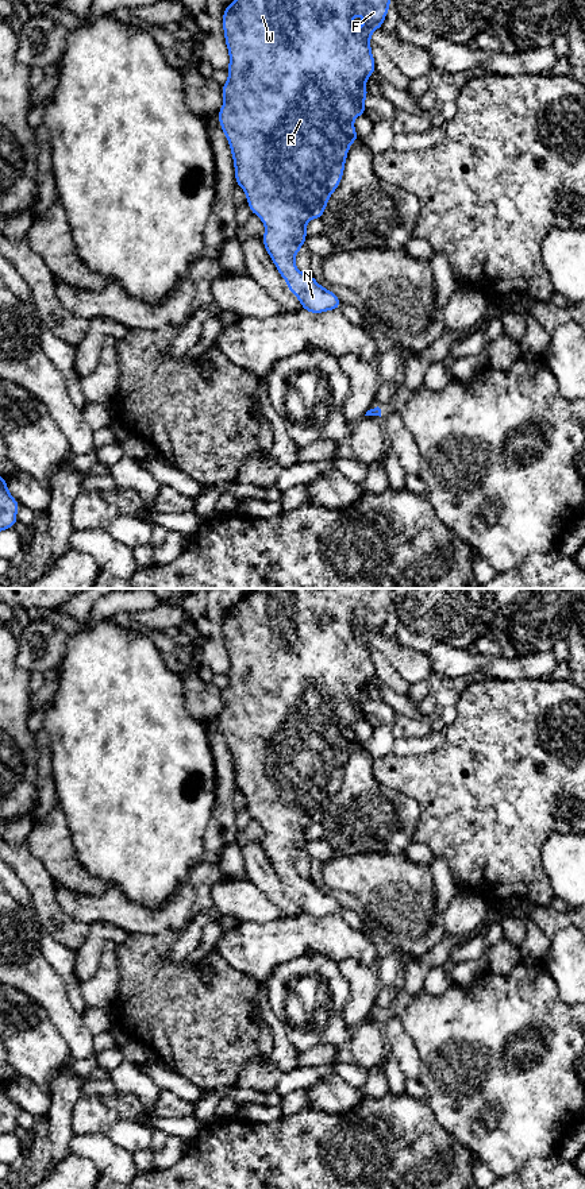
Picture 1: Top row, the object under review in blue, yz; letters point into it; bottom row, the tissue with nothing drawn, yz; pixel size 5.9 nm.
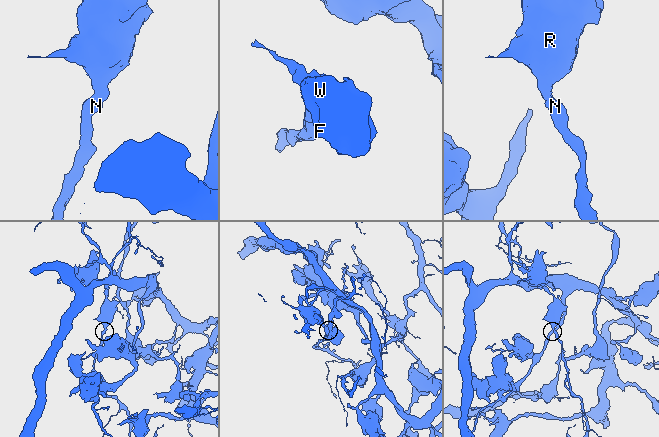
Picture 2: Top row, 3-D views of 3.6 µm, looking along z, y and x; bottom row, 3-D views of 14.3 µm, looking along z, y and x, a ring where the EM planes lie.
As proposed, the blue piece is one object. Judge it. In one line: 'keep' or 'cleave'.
keep

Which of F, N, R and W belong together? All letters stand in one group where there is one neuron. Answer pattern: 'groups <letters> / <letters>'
groups F N R W

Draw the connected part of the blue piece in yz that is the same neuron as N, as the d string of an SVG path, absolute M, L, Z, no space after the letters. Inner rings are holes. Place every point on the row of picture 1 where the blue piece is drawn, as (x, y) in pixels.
M234 0L230 5L224 7L223 12L223 31L230 54L230 65L227 67L228 82L220 85L224 104L219 109L218 117L231 148L235 182L245 190L251 213L257 215L265 224L266 229L262 243L277 267L278 274L286 281L288 290L299 298L304 310L315 314L334 310L343 304L330 289L322 287L311 274L300 273L296 267L295 258L308 238L305 229L307 223L312 219L322 219L330 196L338 189L342 181L350 144L359 140L353 121L359 115L366 115L363 99L370 94L365 88L365 82L376 73L376 61L370 49L370 35L373 31L381 28L389 5L390 0ZM354 13L363 18L361 30L353 28Z

